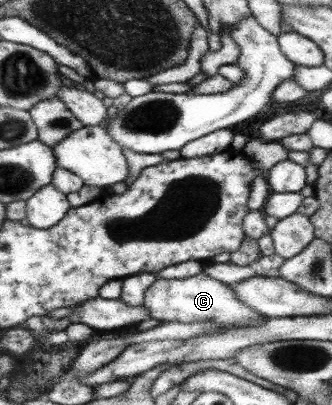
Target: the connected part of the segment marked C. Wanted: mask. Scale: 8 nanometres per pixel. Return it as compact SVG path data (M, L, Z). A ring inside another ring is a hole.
M201 272L188 278L156 279L145 292L144 304L150 318L162 322L212 322L214 324L236 324L240 320L258 320L262 315L240 302L231 285L224 284Z

